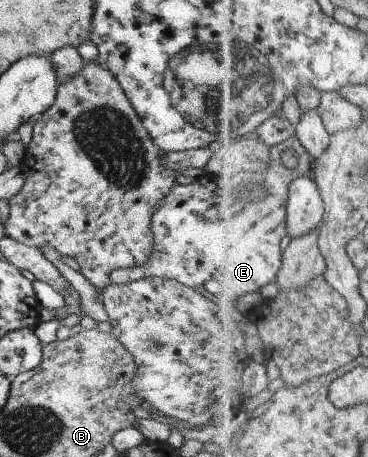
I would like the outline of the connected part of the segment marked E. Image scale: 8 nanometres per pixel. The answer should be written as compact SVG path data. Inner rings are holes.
M292 135L287 141L271 147L270 151L270 164L268 165L267 173L263 177L267 185L267 193L260 203L258 201L254 201L243 204L241 199L239 199L239 193L237 193L237 190L233 190L233 193L231 193L231 191L223 191L223 193L221 193L216 187L216 176L211 174L204 173L201 177L195 178L193 182L188 185L180 186L175 183L175 185L166 193L166 196L163 199L160 199L157 209L151 216L150 230L152 231L152 251L150 252L150 257L143 265L137 266L136 268L113 270L109 273L111 283L123 285L140 279L157 276L160 278L169 278L170 280L178 281L180 284L186 285L191 289L196 289L202 296L205 297L215 297L221 301L235 301L240 304L247 304L254 301L259 289L261 289L261 287L265 287L265 285L269 285L271 282L276 282L278 273L282 269L284 251L281 251L281 241L285 239L285 235L288 235L288 199L290 198L290 185L298 177L311 175L314 170L313 163L315 161L311 153L309 153L308 149L296 135ZM291 148L293 148L300 157L300 164L296 168L286 168L282 164L283 152Z

